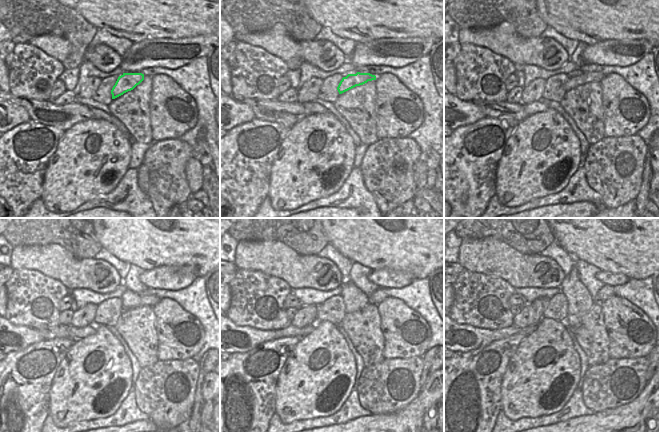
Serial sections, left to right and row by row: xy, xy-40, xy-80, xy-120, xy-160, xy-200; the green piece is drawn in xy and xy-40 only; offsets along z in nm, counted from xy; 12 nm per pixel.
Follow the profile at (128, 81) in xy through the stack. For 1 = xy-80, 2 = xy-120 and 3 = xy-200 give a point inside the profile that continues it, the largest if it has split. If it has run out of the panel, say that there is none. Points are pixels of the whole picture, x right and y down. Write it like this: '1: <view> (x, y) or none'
1: xy-80 (573, 82)
2: xy-120 (151, 300)
3: xy-200 (606, 292)

